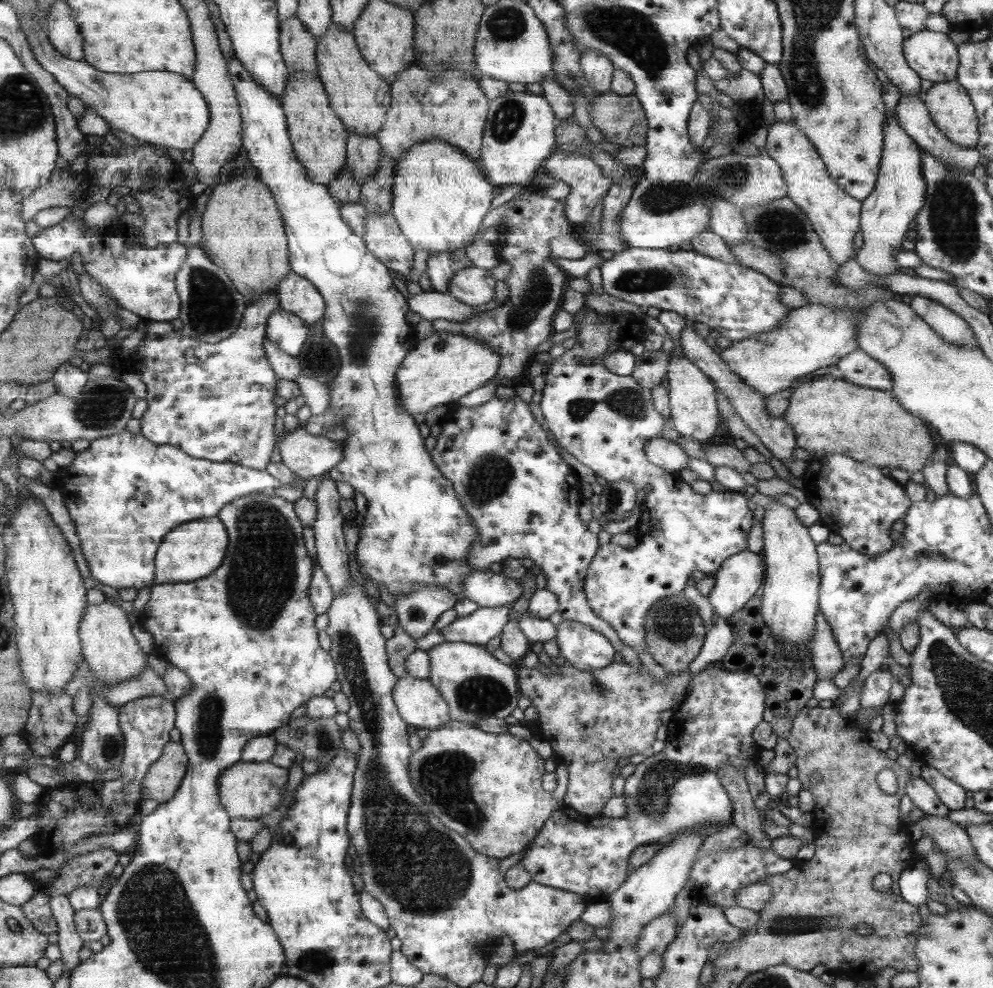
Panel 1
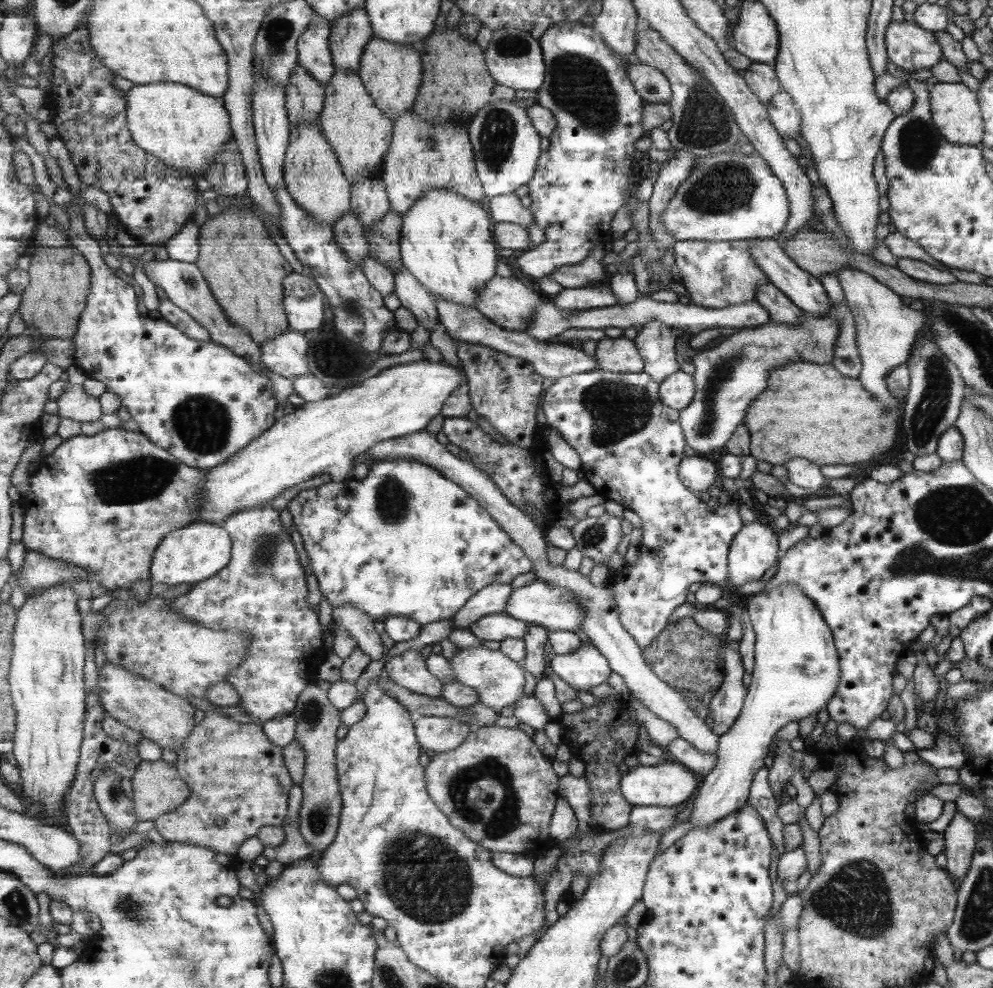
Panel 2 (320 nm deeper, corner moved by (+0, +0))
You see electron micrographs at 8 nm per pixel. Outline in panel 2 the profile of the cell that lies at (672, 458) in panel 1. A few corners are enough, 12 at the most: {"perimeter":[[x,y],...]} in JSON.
{"perimeter":[[684,456],[679,477],[697,494],[715,484],[717,468],[703,456]]}

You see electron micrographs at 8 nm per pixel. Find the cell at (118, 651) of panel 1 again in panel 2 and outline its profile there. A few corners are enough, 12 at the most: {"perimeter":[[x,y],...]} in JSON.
{"perimeter":[[105,661],[97,686],[108,714],[179,752],[195,706]]}

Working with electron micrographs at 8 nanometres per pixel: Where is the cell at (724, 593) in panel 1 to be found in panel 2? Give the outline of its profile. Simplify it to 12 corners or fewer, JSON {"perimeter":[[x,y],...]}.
{"perimeter":[[765,524],[743,525],[728,548],[730,585],[758,580],[777,560]]}

